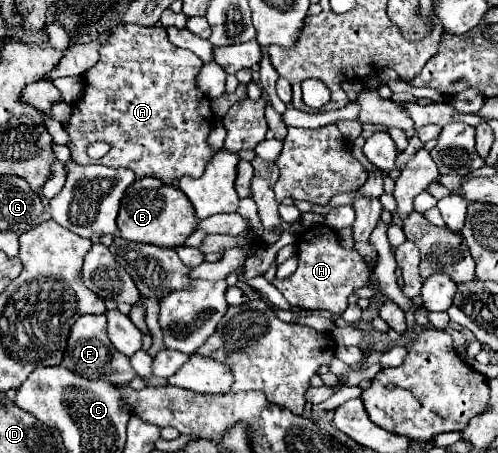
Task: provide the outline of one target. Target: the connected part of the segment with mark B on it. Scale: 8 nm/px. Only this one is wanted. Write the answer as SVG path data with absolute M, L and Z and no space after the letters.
M140 178L136 180L124 194L118 214L118 228L124 240L130 242L148 242L158 246L182 246L186 238L194 232L194 224L198 218L194 216L194 208L182 190L162 184L158 178Z

